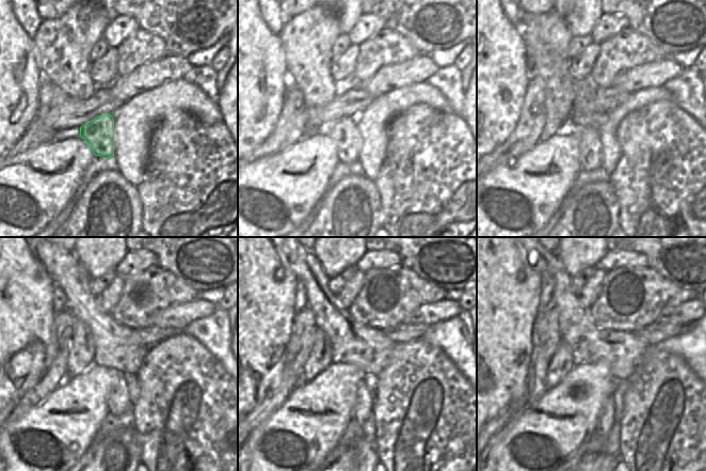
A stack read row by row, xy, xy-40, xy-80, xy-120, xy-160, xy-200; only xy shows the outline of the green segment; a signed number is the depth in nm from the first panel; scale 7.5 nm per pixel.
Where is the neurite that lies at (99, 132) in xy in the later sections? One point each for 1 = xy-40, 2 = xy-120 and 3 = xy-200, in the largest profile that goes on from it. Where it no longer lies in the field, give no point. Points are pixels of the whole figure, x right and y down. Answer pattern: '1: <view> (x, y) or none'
1: xy-40 (343, 131)
2: xy-120 (118, 403)
3: xy-200 (607, 417)

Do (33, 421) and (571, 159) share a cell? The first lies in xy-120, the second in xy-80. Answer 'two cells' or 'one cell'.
one cell

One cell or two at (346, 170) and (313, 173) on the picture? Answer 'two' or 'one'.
two

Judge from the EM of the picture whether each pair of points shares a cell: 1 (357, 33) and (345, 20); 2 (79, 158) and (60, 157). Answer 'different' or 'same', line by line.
1: different
2: same

